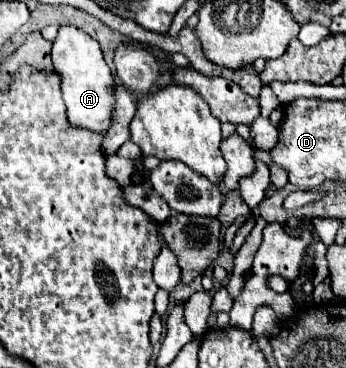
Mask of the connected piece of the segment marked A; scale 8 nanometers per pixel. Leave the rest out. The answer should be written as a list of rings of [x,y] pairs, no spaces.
[[[61,26],[53,42],[53,68],[61,78],[61,92],[67,106],[69,124],[75,128],[87,128],[99,134],[105,134],[113,124],[113,106],[115,106],[115,82],[109,66],[103,60],[99,42],[93,40],[79,28]]]

